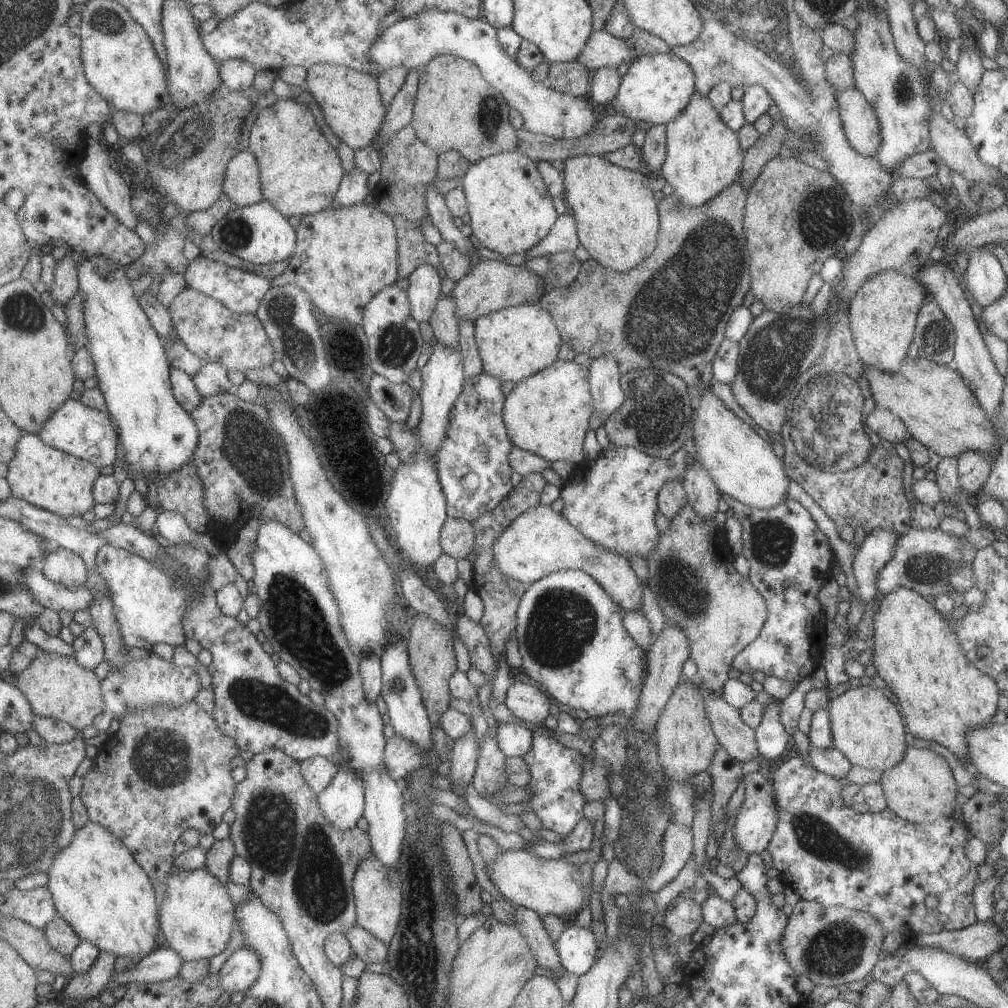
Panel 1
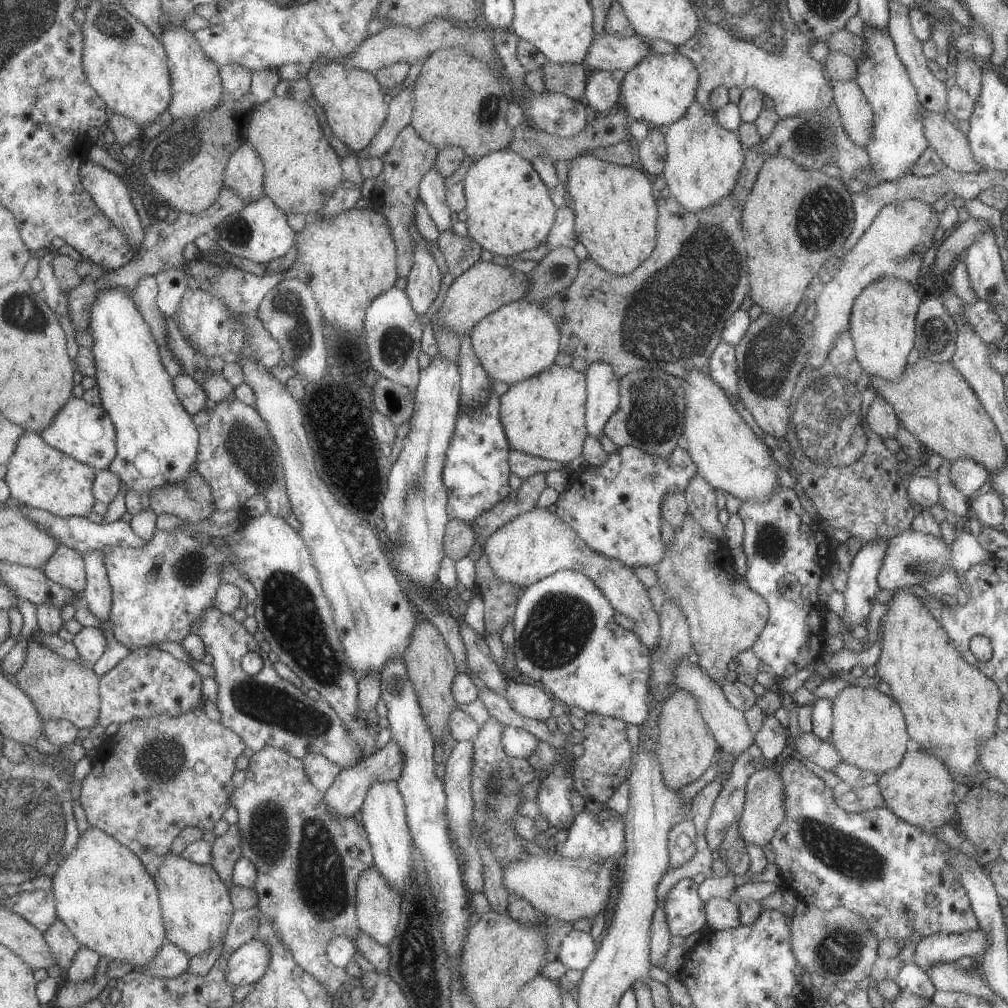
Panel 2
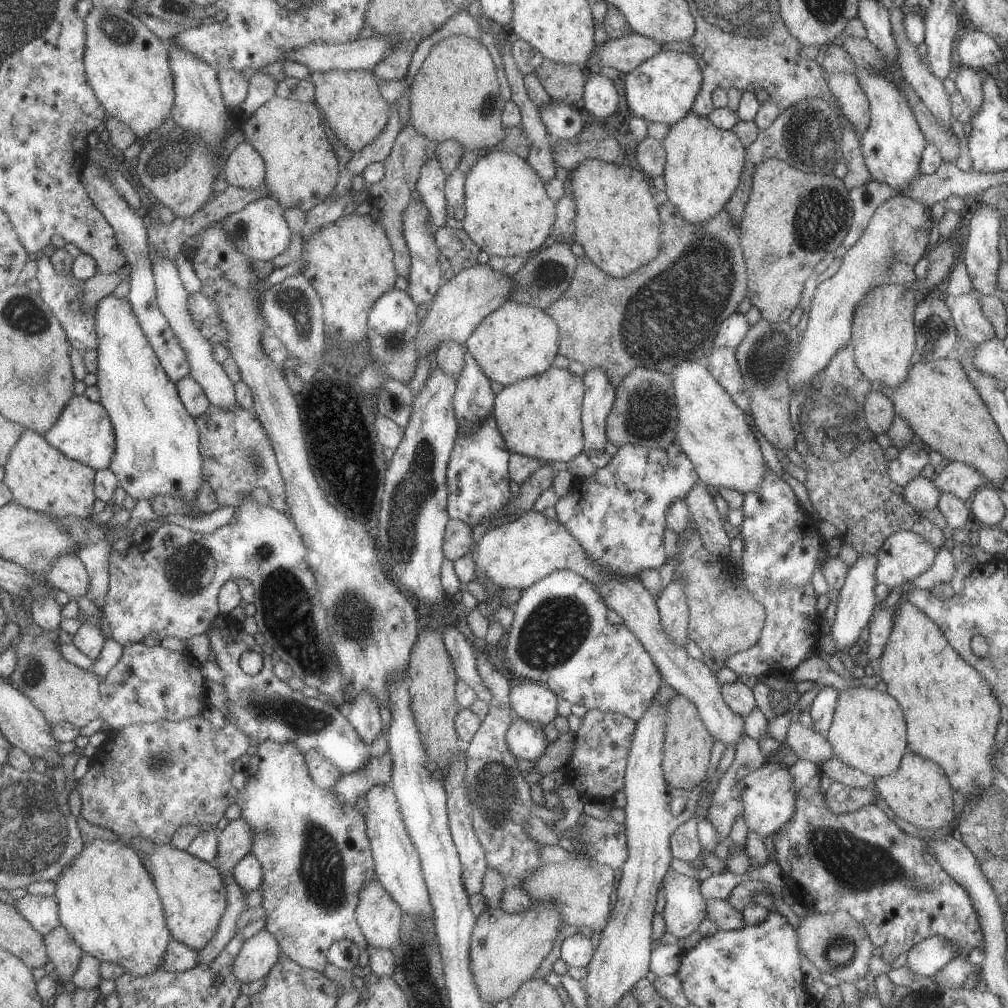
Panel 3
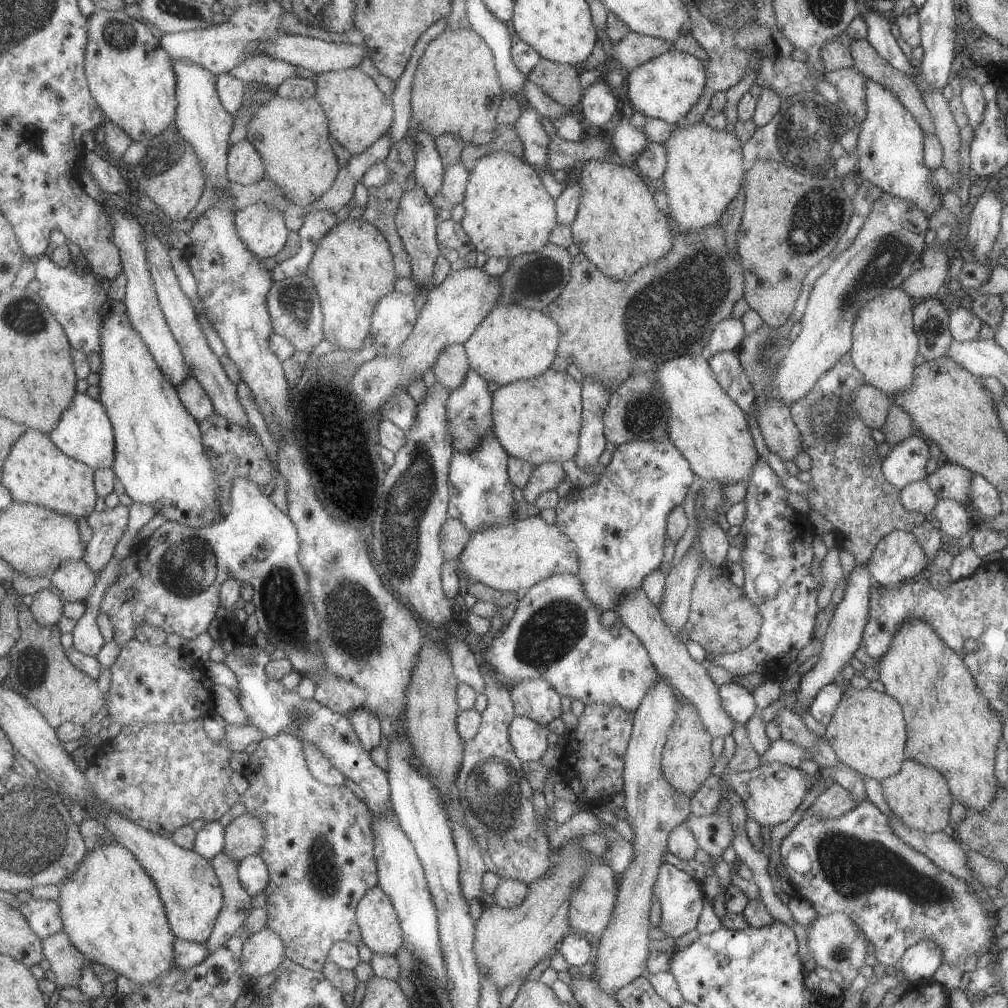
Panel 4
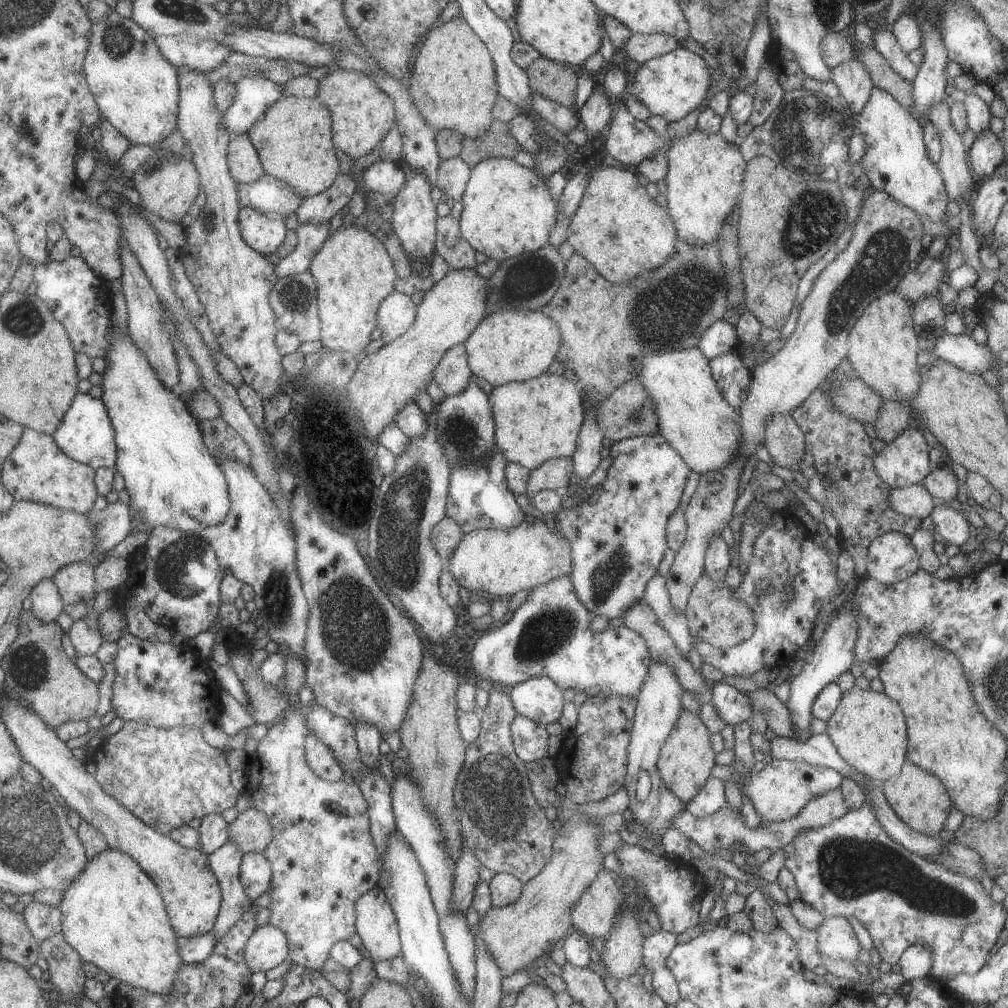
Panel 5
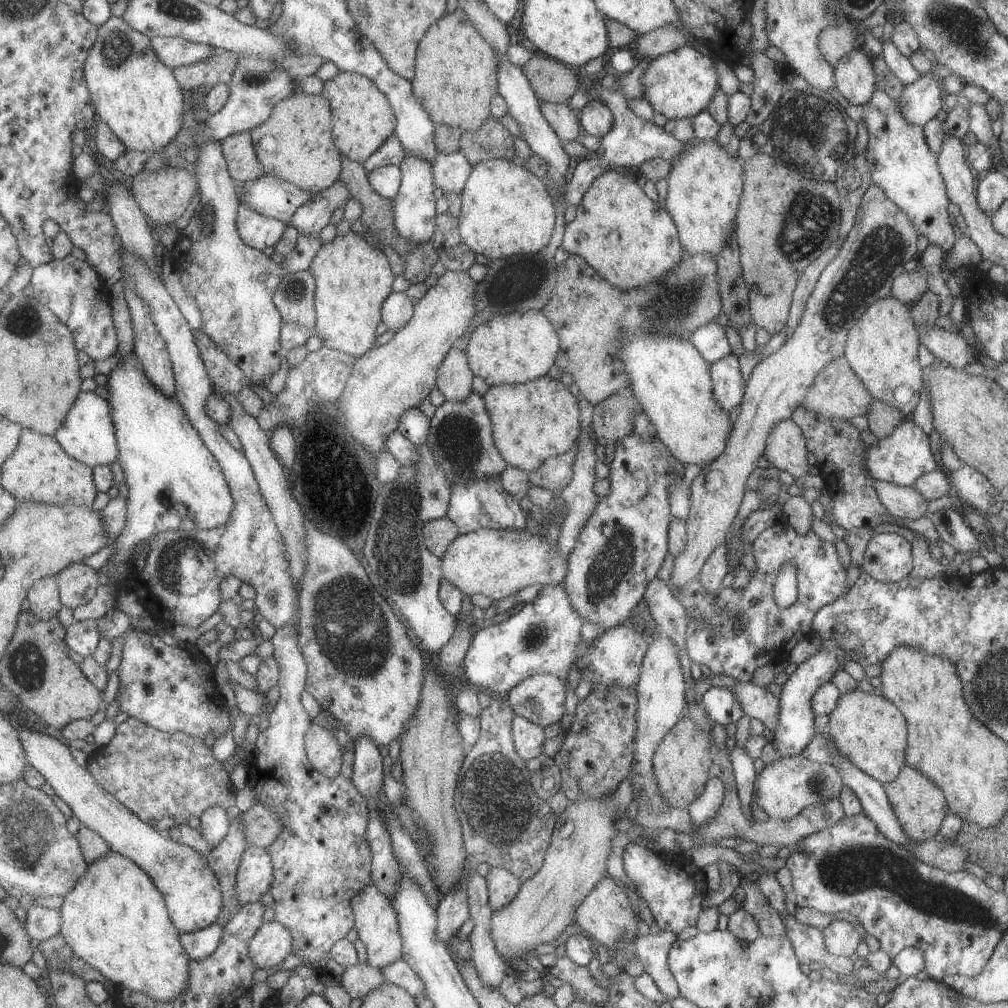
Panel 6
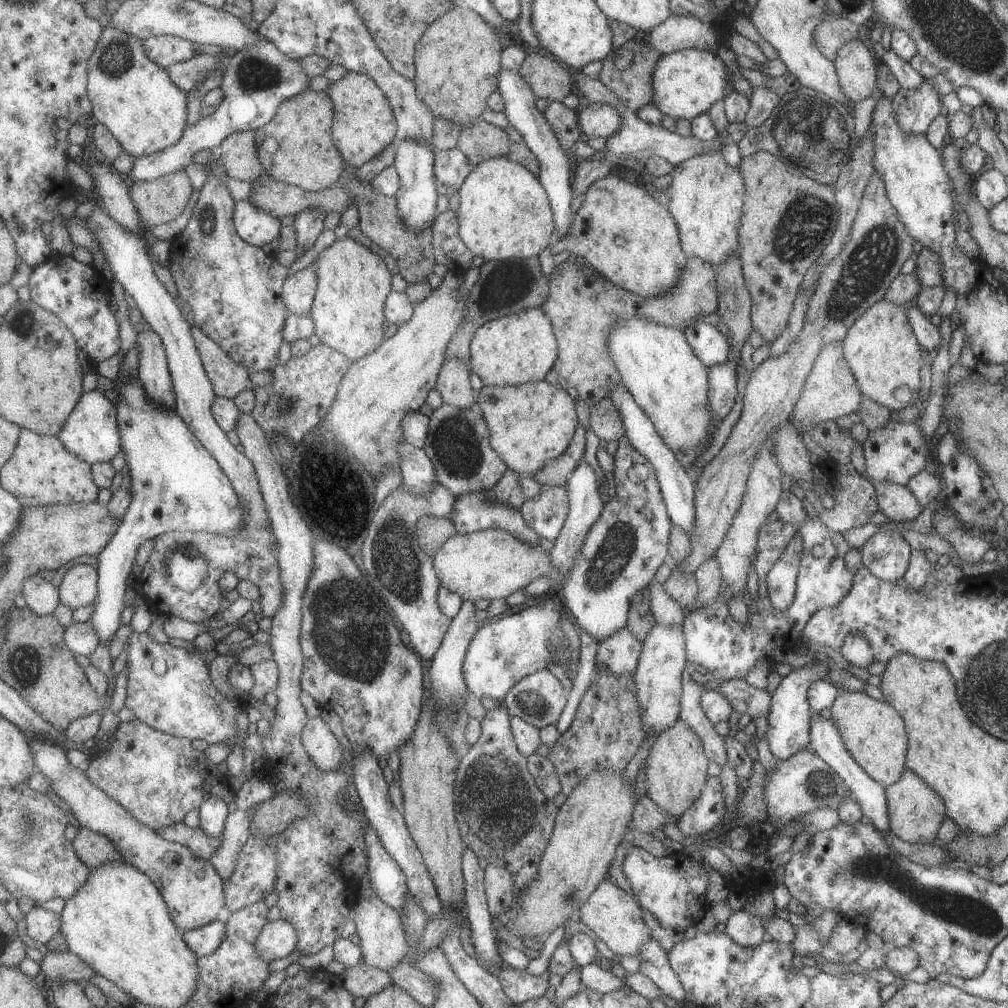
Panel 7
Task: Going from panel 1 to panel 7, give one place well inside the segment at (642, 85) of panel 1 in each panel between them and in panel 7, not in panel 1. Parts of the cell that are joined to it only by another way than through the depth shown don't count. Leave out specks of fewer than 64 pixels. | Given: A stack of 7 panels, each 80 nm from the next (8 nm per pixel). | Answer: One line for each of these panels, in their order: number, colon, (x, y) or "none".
2: (658, 89)
3: (662, 88)
4: (666, 87)
5: (670, 85)
6: (678, 84)
7: (686, 82)

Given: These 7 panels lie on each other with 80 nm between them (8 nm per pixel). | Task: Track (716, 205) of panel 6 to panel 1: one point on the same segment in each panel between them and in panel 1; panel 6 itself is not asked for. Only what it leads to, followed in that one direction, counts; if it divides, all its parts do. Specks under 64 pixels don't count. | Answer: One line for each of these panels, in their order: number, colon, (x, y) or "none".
1: (703, 156)
2: (702, 162)
3: (703, 164)
4: (704, 170)
5: (704, 174)

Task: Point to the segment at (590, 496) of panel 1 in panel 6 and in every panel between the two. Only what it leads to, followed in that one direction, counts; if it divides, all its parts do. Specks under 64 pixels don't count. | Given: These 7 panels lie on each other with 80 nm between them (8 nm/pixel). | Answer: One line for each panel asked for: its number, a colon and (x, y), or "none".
2: (614, 508)
3: (617, 515)
4: (618, 523)
5: (617, 534)
6: (619, 549)

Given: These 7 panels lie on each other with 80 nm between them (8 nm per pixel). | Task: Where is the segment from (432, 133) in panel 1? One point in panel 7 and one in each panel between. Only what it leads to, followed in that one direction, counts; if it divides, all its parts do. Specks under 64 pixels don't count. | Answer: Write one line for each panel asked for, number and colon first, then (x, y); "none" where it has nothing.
2: (457, 102)
3: (455, 95)
4: (455, 89)
5: (452, 85)
6: (455, 77)
7: (457, 59)

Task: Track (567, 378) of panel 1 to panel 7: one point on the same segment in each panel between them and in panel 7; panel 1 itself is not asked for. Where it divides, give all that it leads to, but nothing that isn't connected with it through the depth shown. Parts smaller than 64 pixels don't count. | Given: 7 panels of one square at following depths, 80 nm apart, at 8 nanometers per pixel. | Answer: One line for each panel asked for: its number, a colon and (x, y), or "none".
2: (543, 415)
3: (539, 417)
4: (538, 420)
5: (538, 419)
6: (530, 422)
7: (529, 424)

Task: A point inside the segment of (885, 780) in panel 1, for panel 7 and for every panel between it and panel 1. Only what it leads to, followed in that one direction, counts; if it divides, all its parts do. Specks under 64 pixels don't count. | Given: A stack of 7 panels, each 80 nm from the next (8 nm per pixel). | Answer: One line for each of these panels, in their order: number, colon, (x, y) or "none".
2: (919, 791)
3: (917, 791)
4: (918, 795)
5: (919, 799)
6: (919, 805)
7: (915, 811)

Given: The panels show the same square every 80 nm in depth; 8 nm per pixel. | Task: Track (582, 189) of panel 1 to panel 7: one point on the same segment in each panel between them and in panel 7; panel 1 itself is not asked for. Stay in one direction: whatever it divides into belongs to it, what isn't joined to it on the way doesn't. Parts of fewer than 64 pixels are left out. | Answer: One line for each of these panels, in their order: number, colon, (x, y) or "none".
2: (615, 214)
3: (616, 223)
4: (617, 227)
5: (619, 229)
6: (629, 239)
7: (620, 230)

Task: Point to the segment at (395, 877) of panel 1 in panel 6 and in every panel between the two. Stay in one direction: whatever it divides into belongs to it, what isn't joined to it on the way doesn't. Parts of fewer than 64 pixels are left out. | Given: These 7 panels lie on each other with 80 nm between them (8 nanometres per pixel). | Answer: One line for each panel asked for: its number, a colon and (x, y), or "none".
2: (377, 905)
3: (378, 917)
4: (379, 927)
5: (375, 924)
6: (375, 922)

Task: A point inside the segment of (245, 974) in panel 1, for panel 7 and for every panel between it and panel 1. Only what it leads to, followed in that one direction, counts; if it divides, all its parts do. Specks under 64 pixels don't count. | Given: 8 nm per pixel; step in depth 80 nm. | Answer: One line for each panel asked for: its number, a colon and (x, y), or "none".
2: (247, 963)
3: (257, 956)
4: (263, 952)
5: (267, 946)
6: (270, 945)
7: (277, 939)

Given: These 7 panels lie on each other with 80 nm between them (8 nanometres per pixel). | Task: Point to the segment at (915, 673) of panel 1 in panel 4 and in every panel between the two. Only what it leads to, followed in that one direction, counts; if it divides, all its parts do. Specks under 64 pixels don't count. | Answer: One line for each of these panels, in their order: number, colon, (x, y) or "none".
2: (948, 705)
3: (951, 714)
4: (950, 726)

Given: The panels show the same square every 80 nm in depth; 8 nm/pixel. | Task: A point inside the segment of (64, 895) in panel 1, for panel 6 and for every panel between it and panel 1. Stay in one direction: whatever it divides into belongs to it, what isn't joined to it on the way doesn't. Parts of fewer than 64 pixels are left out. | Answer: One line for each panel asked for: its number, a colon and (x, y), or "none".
2: (106, 895)
3: (109, 901)
4: (113, 911)
5: (115, 915)
6: (116, 919)

